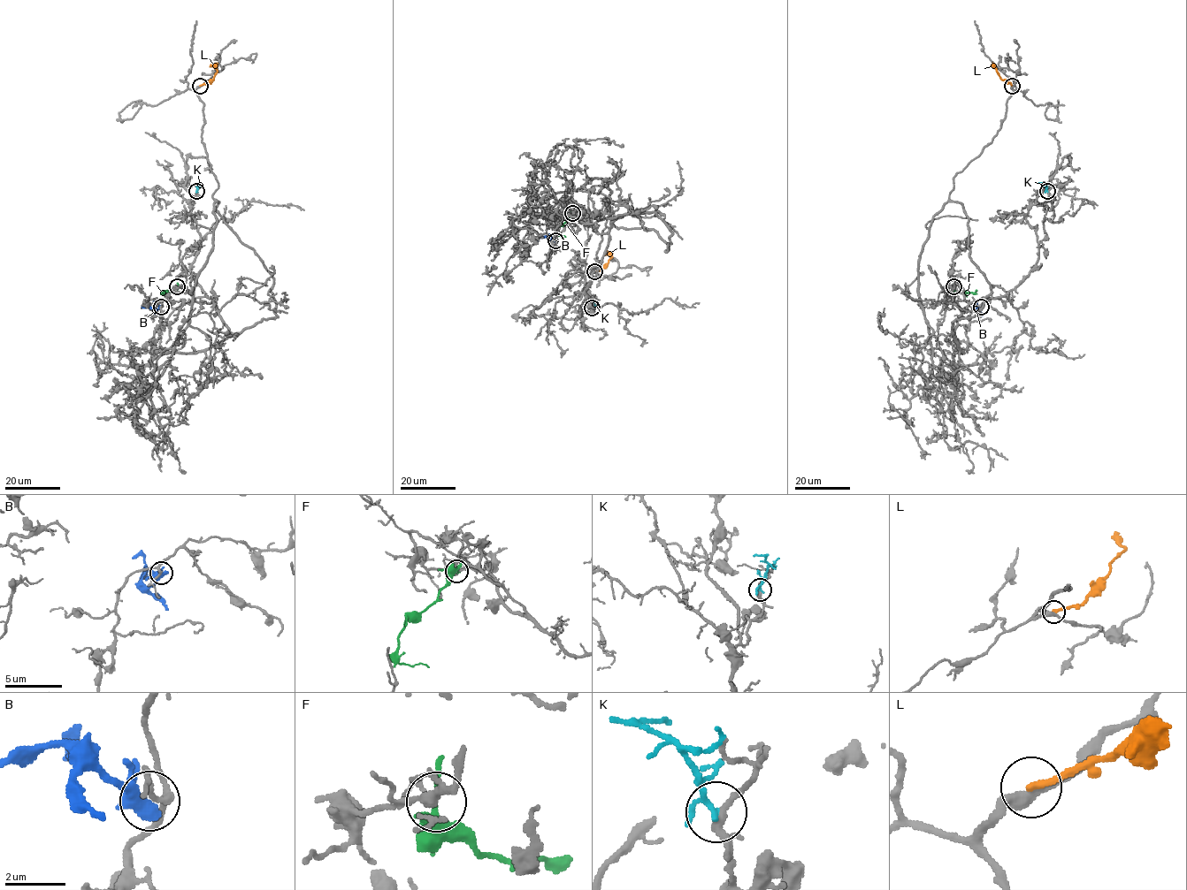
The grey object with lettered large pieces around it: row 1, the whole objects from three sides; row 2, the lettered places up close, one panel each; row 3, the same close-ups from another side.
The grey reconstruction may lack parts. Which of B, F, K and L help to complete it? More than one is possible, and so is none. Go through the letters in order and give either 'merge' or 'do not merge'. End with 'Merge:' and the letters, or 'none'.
B: do not merge
F: do not merge
K: do not merge
L: do not merge
Merge: none

